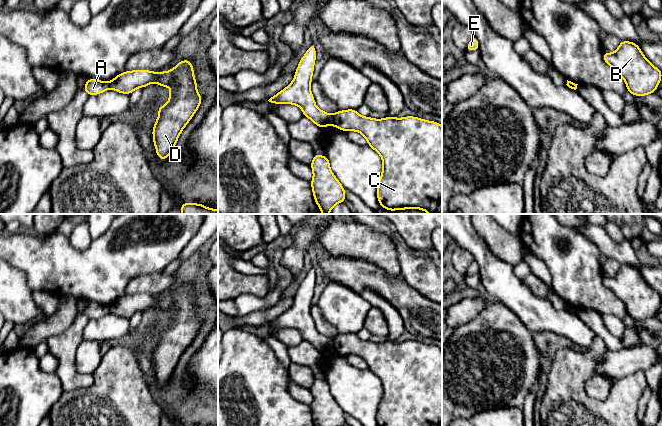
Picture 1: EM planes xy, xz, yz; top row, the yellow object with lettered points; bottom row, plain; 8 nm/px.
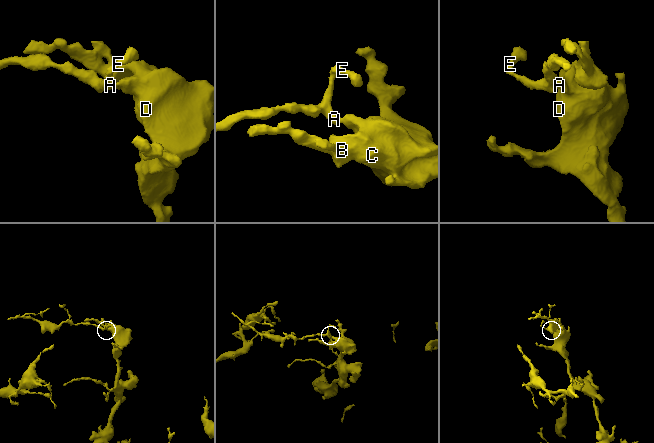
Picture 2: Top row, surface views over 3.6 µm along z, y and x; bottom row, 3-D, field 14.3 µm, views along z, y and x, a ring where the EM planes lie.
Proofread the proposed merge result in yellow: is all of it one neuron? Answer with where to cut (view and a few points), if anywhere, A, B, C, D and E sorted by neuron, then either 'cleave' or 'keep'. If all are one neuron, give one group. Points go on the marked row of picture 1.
xz (332, 115), (333, 124) | A E / B C D | cleave

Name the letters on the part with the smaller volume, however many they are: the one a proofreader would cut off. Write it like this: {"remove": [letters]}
{"remove": ["A", "E"]}

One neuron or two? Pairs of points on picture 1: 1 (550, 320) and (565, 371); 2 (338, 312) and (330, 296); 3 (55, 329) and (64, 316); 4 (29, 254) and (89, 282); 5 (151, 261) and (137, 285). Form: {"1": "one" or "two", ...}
{"1": "two", "2": "one", "3": "one", "4": "one", "5": "two"}

